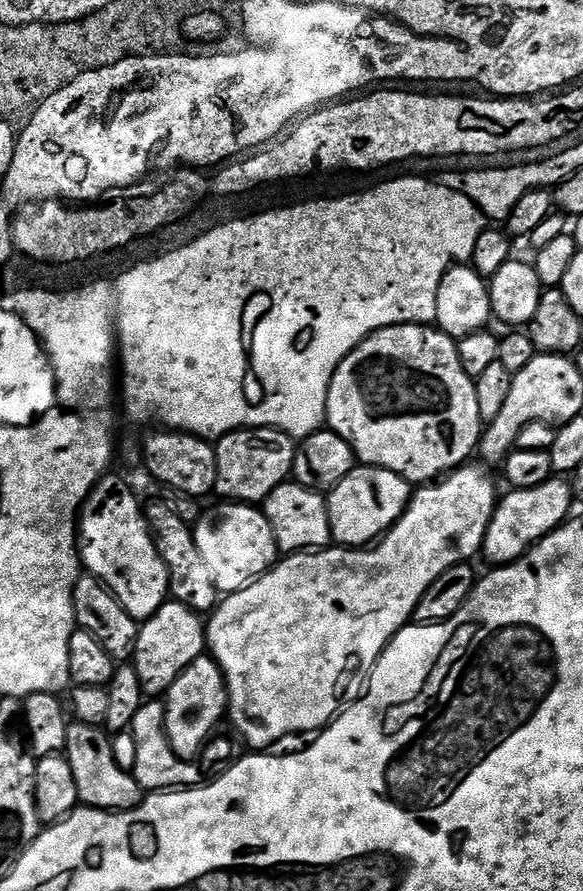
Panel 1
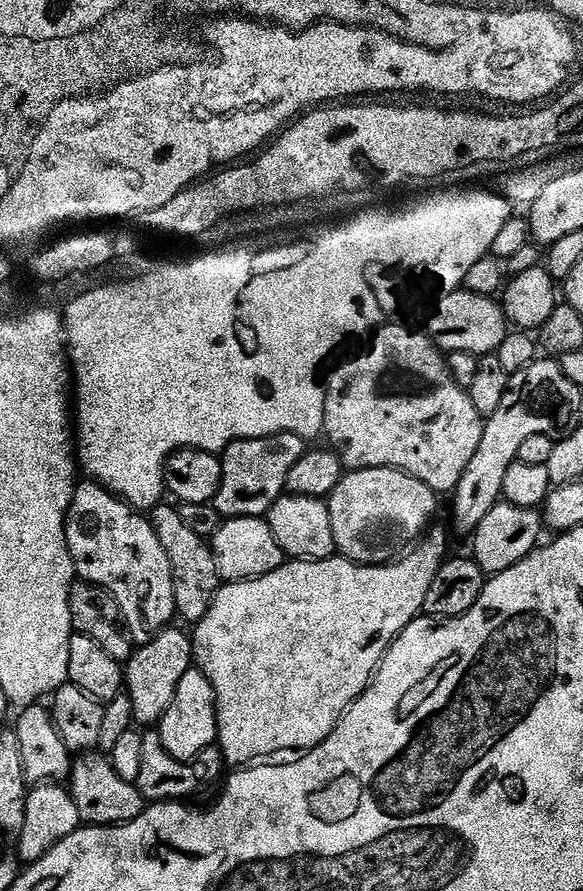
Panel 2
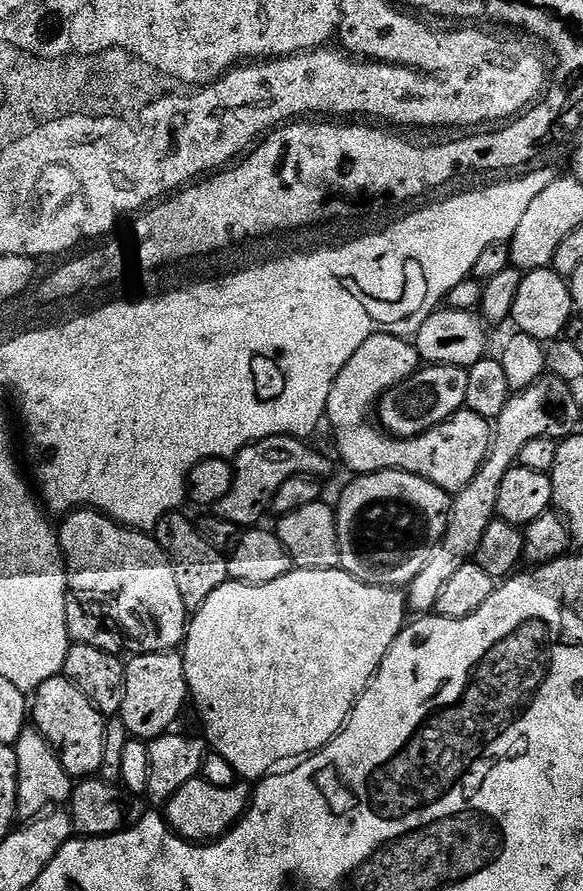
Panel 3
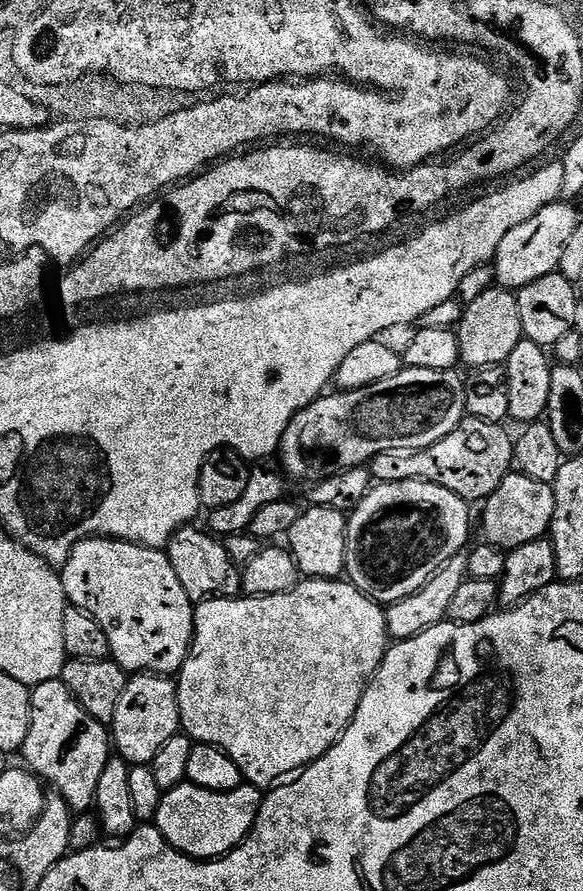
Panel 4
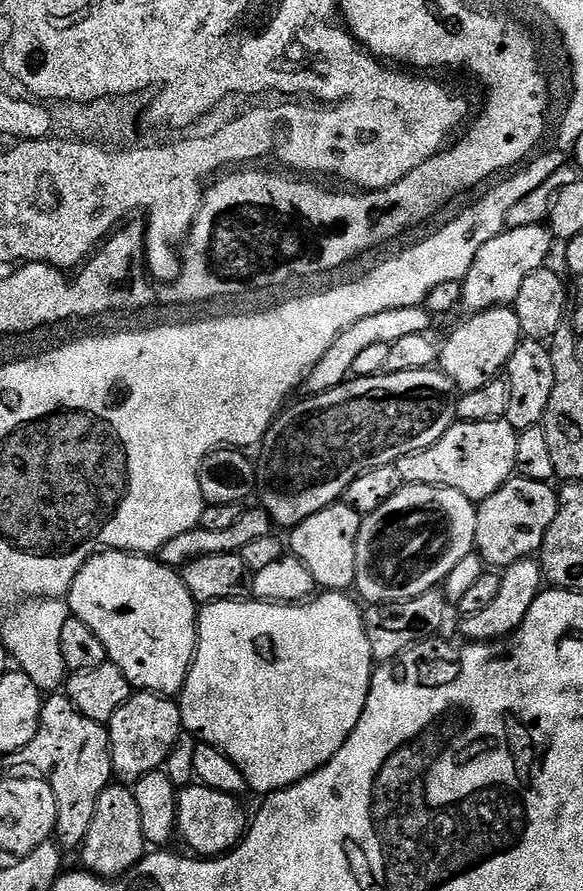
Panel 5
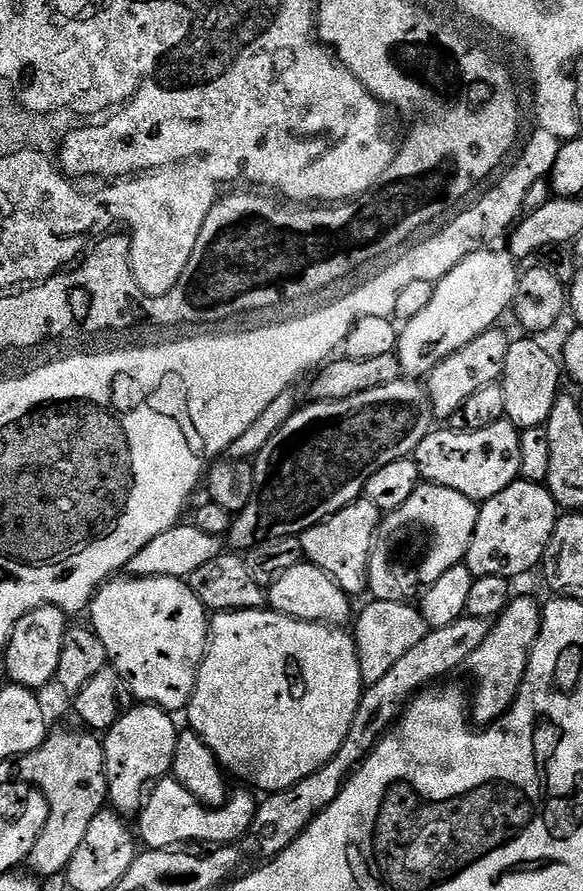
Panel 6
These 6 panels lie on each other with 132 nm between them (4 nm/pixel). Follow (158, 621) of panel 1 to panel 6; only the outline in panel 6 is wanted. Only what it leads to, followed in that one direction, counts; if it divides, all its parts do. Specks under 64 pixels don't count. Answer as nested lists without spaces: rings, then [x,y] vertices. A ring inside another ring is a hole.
[[[137,703],[126,715],[118,718],[114,726],[103,737],[104,767],[108,769],[108,799],[111,807],[125,817],[132,818],[139,813],[146,799],[146,789],[158,780],[167,777],[172,771],[174,746],[178,735],[178,727],[171,715],[154,704]]]

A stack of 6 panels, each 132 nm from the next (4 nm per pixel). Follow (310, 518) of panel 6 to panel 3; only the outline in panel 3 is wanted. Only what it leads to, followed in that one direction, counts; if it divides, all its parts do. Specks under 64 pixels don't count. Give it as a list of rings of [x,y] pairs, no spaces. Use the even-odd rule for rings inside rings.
[[[433,364],[421,367],[408,380],[401,384],[394,384],[378,401],[380,412],[379,427],[383,428],[390,436],[407,438],[420,436],[429,432],[434,426],[449,420],[456,412],[464,408],[466,398],[465,369],[454,365]]]

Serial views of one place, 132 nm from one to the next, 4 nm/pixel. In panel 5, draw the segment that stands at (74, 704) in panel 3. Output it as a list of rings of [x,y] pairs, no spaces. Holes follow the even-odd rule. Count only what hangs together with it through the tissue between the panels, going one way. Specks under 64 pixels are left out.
[[[52,694],[44,700],[40,711],[40,725],[38,734],[21,752],[15,753],[14,760],[33,768],[33,773],[39,774],[48,781],[54,790],[58,802],[58,818],[56,819],[55,839],[61,849],[79,849],[86,838],[86,830],[90,830],[90,822],[94,822],[94,810],[98,806],[98,798],[113,783],[112,749],[108,746],[108,730],[105,725],[86,718],[75,706],[68,701],[67,695]]]

